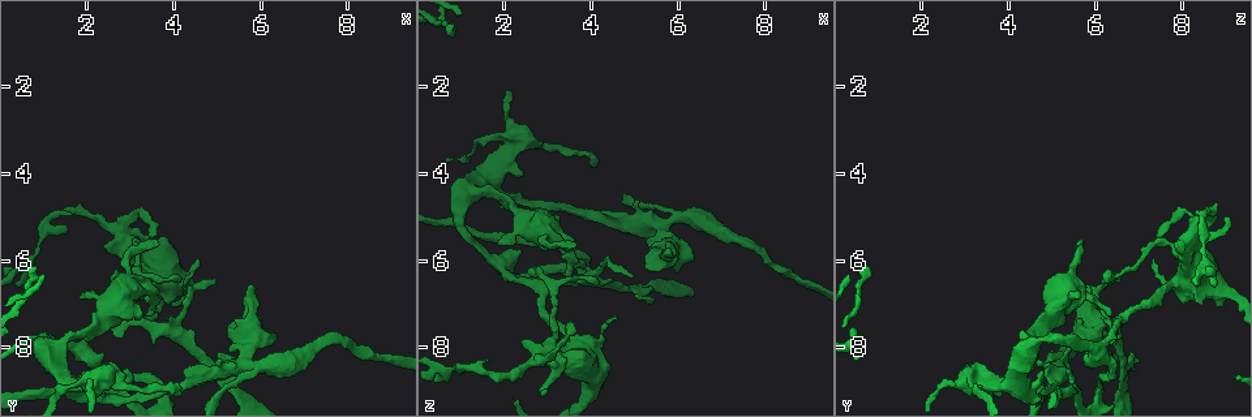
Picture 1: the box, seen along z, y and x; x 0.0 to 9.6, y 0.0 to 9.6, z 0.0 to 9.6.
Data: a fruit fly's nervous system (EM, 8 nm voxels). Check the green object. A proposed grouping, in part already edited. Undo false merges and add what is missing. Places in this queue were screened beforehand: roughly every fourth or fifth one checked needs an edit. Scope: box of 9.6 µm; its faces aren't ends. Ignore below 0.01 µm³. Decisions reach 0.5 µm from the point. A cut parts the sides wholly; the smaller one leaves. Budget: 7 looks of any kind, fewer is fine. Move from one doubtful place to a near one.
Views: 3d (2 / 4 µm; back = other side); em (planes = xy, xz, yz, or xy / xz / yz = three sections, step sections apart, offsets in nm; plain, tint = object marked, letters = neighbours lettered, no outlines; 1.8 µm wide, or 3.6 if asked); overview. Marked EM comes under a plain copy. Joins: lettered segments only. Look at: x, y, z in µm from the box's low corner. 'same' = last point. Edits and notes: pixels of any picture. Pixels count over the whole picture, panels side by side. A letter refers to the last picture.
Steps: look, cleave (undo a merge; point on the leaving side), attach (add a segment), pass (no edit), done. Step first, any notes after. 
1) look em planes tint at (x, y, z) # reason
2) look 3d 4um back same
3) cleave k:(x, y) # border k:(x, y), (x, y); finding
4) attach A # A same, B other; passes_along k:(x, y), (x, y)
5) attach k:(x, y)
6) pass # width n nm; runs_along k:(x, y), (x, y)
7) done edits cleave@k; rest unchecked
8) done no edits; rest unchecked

look em 3.6um xy step 16 letters at (0.70, 6.05, 8.60)

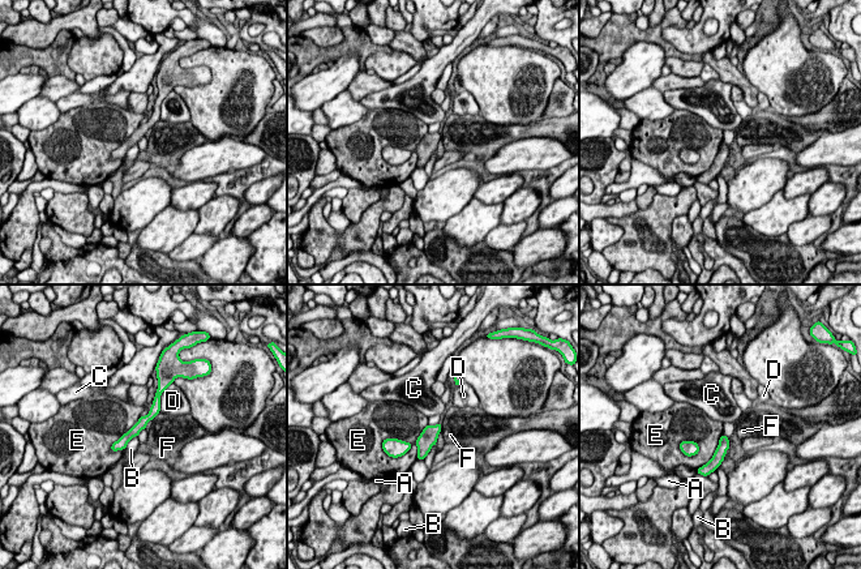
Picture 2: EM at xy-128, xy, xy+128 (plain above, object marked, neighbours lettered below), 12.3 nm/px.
pass # longest_contact E 550 nm; A other, B other, C other, D other, E other, F other; runs_along 2:(157, 398), (155, 409), (114, 448); one neuron here

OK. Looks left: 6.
look 3d 4um at (3.45, 5.85, 8.25) # abrupt turn

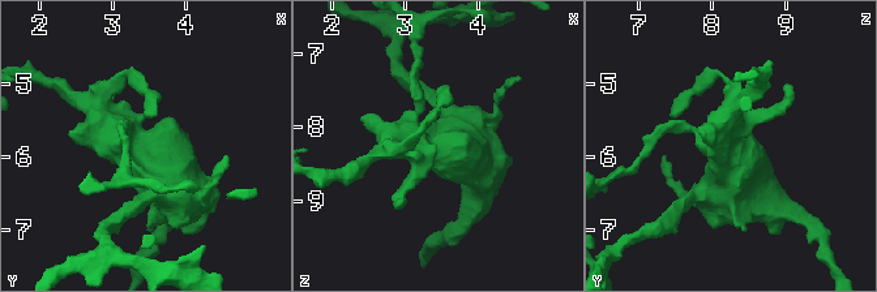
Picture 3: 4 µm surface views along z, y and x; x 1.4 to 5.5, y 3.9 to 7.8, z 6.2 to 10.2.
look em 3.6um xz step 4 tint at (3.40, 5.75, 8.30)

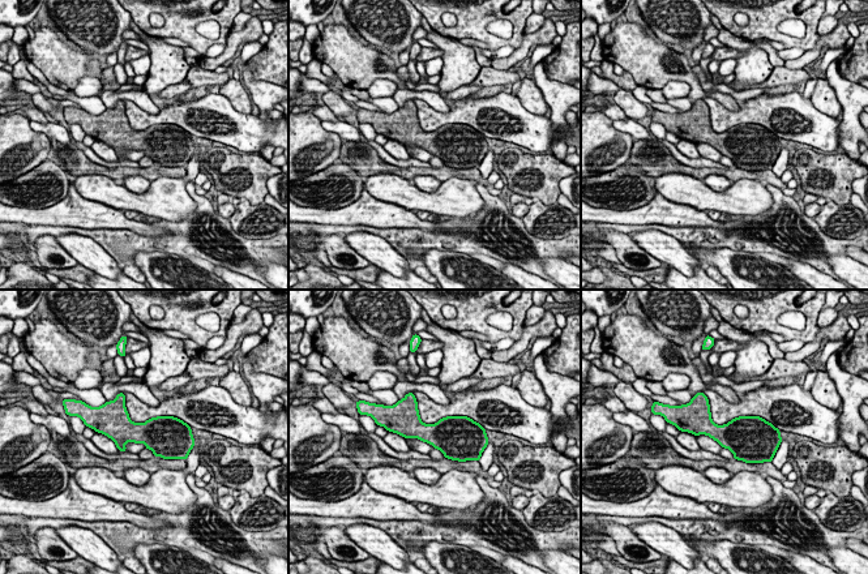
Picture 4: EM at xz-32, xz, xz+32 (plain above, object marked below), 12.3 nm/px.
look em 3.6um xz step 4 letters same

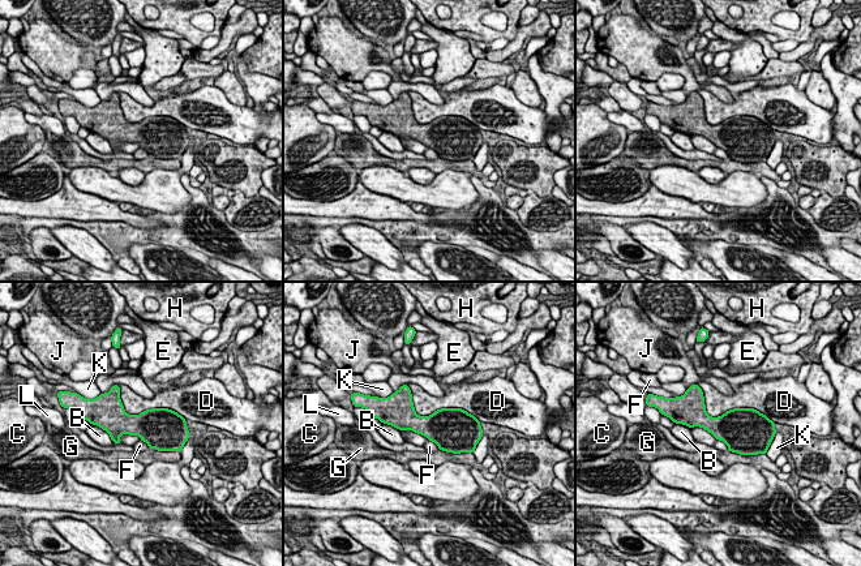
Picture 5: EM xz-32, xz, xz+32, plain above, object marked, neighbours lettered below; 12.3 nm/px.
pass # width 380 nm; B other, C other, D other, E other, F other, G other, H other, J other, K other, L other; border 5:(119, 436), (128, 434), (140, 438); one neuron here

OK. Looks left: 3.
look em planes letters at (5.50, 8.40, 6.90) # branch stops here

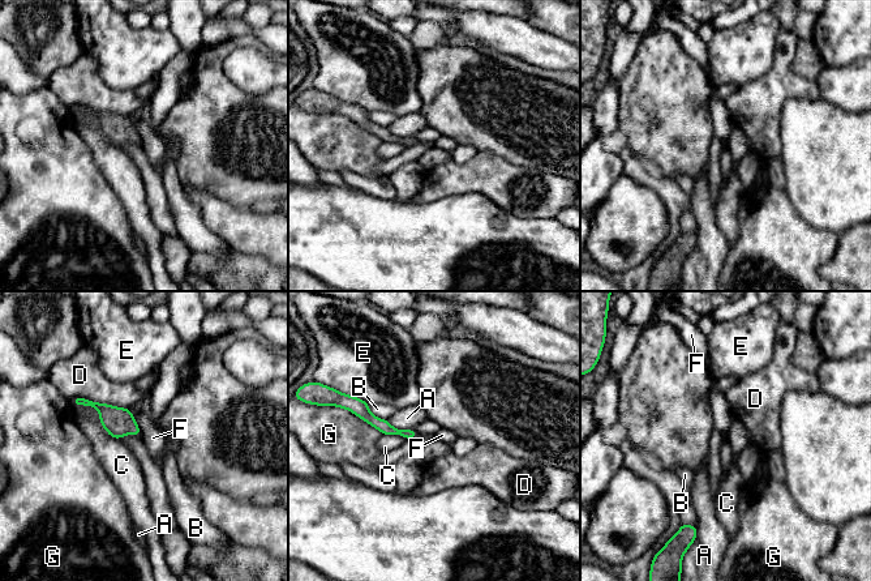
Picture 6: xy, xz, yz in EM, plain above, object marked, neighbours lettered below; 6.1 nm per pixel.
pass # longest_contact D 380 nm; A other, B other, C other, D other, E other, F other, G other; runs_along 6:(364, 405), (377, 423), (412, 434); none of them fits

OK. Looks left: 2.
done no edits; rest unchecked

